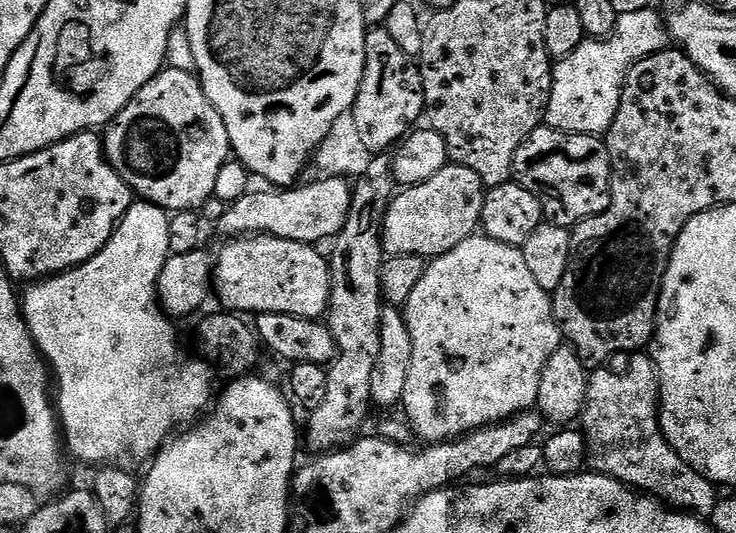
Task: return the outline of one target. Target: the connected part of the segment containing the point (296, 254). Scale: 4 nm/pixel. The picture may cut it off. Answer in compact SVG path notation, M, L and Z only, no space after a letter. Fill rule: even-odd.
M246 236L232 238L228 245L221 250L220 256L214 260L214 296L225 304L223 306L229 313L259 314L284 314L293 316L299 320L319 321L328 311L328 299L330 298L330 282L332 273L329 261L319 251L319 247L294 242L286 238L274 238L273 236Z

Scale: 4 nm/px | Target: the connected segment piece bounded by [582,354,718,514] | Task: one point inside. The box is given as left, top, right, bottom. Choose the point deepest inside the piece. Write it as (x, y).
(621, 423)

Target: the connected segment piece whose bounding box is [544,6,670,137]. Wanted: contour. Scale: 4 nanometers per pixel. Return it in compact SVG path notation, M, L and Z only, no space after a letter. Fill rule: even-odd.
M655 7L617 16L609 36L586 38L574 54L553 63L550 102L544 112L547 127L560 132L603 137L614 122L614 114L618 114L628 71L642 58L663 52L669 44L665 17L659 16Z

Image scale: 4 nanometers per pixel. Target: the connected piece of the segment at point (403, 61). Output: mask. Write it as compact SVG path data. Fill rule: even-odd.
M383 26L368 32L366 54L362 82L351 112L362 146L370 153L384 154L395 149L421 123L419 120L425 115L424 83L417 61L400 49Z

